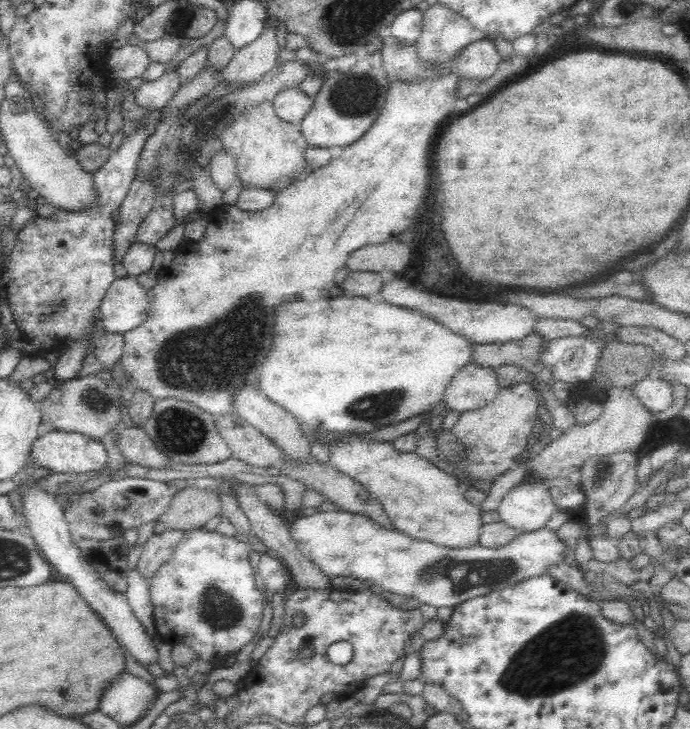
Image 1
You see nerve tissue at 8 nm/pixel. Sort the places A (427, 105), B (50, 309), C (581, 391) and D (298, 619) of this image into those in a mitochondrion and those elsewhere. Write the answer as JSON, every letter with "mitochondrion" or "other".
{"A":"other","B":"mitochondrion","C":"other","D":"other"}

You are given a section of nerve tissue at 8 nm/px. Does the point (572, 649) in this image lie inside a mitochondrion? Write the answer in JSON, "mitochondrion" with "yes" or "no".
{"mitochondrion":"yes"}

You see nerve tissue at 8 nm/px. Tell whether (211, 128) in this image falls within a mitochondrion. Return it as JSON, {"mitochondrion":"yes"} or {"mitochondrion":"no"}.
{"mitochondrion":"yes"}

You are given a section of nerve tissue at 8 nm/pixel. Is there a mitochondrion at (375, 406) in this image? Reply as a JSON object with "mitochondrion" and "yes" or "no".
{"mitochondrion":"yes"}

